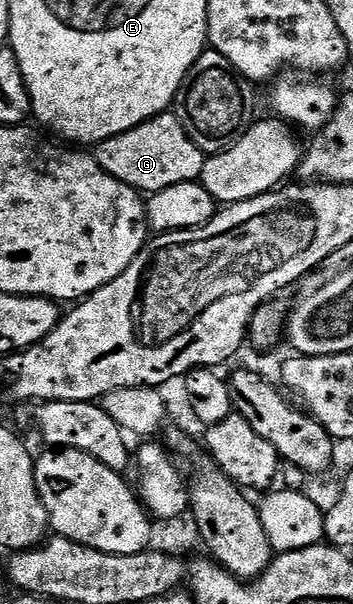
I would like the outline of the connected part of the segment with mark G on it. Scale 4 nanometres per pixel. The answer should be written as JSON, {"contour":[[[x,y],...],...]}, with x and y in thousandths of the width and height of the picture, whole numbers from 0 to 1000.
{"contour":[[[487,184],[450,187],[431,199],[346,224],[286,233],[269,242],[266,258],[312,291],[408,323],[445,320],[504,303],[564,300],[584,265],[584,255],[544,235],[538,224],[527,224],[516,204]]]}

